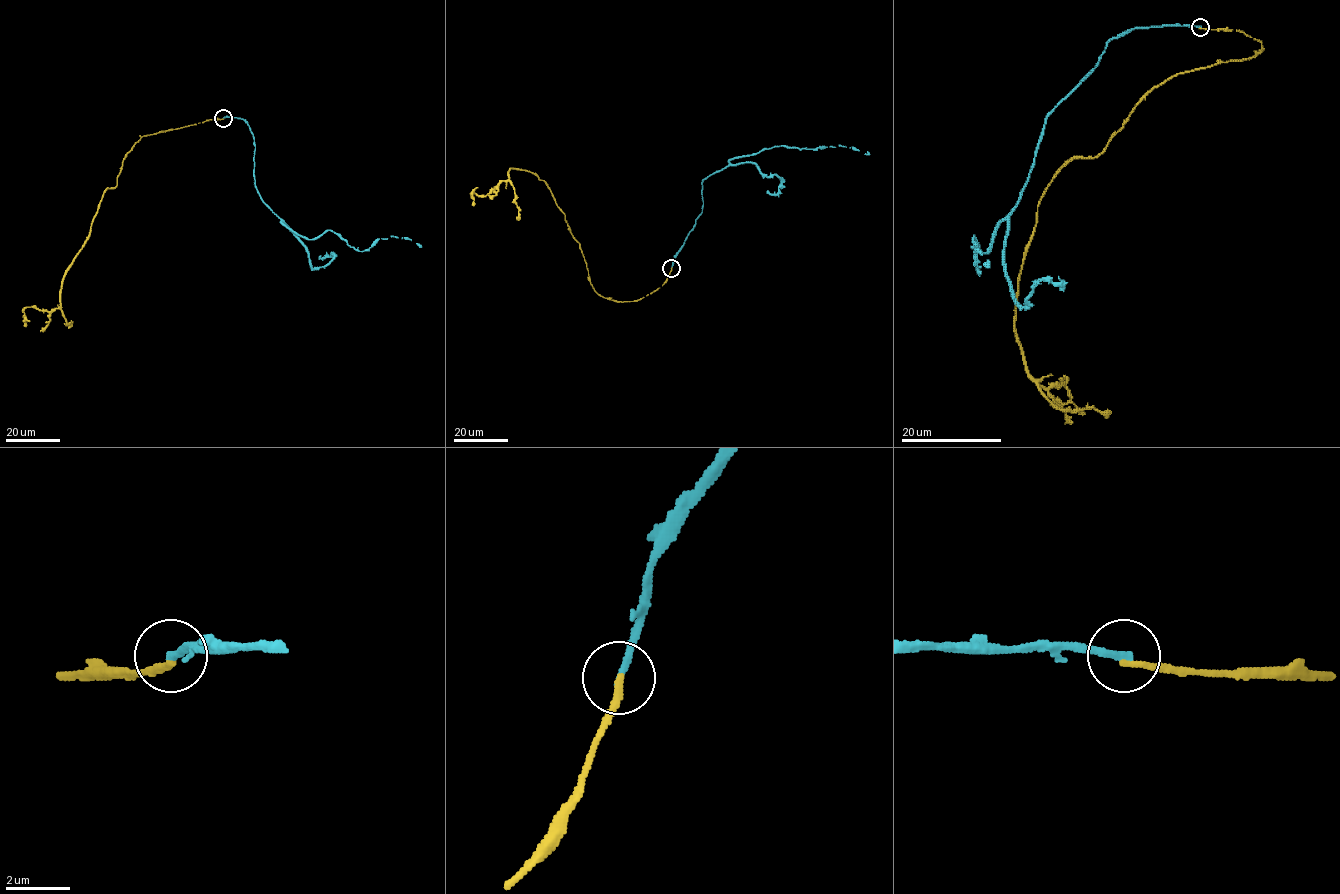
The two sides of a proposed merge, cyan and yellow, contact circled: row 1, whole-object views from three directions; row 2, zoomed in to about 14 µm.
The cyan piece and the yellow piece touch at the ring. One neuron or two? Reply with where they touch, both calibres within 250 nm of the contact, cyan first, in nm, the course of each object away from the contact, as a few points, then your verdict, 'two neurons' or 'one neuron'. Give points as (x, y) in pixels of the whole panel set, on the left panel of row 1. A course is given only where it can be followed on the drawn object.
(223, 118) | 240/190 nm | cyan via (224, 118), (249, 126), (261, 200), (299, 234), (308, 239), (332, 230), (360, 251), (391, 236), (419, 246) | yellow via (224, 118), (136, 143), (66, 273), (60, 306), (26, 307), (29, 321) | two neurons

